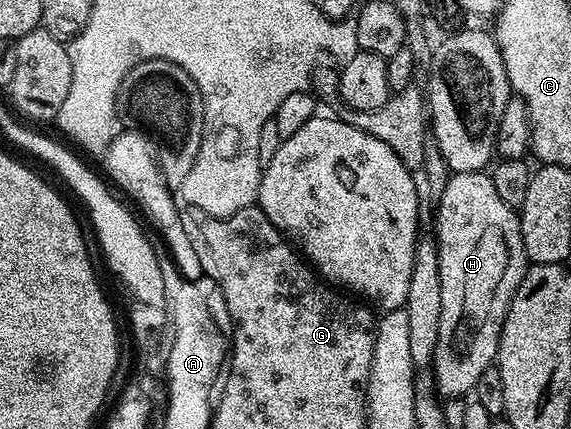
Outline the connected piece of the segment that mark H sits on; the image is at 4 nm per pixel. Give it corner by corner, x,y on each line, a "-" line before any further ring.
486,172
451,173
437,206
433,237
438,244
440,259
441,327
437,330
433,372
436,390
444,398
459,399
474,390
479,376
492,368
498,358
503,324
513,295
527,274
529,262
523,250
519,214
499,198
493,179

